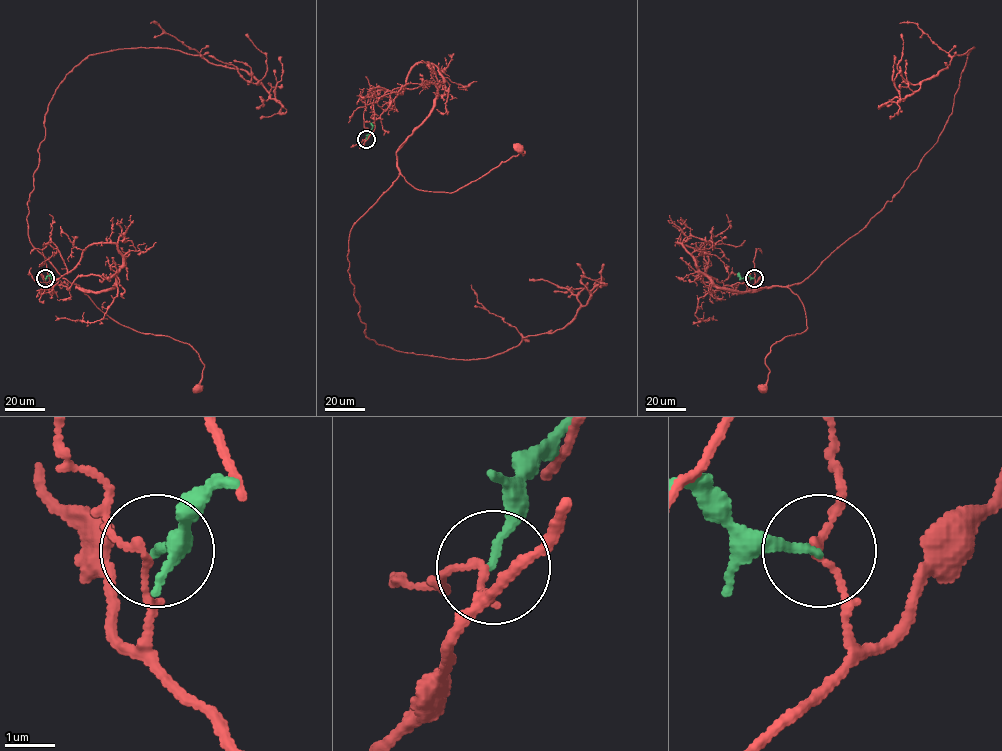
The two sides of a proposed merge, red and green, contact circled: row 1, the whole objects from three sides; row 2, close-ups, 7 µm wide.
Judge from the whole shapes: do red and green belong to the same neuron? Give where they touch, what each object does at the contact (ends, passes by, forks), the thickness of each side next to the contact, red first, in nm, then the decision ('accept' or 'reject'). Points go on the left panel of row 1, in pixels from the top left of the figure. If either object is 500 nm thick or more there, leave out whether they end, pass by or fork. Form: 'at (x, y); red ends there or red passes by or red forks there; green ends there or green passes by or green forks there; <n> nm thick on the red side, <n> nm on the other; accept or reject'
at (45, 278); red passes by; green ends there; 120 nm thick on the red side, 150 nm on the other; reject

